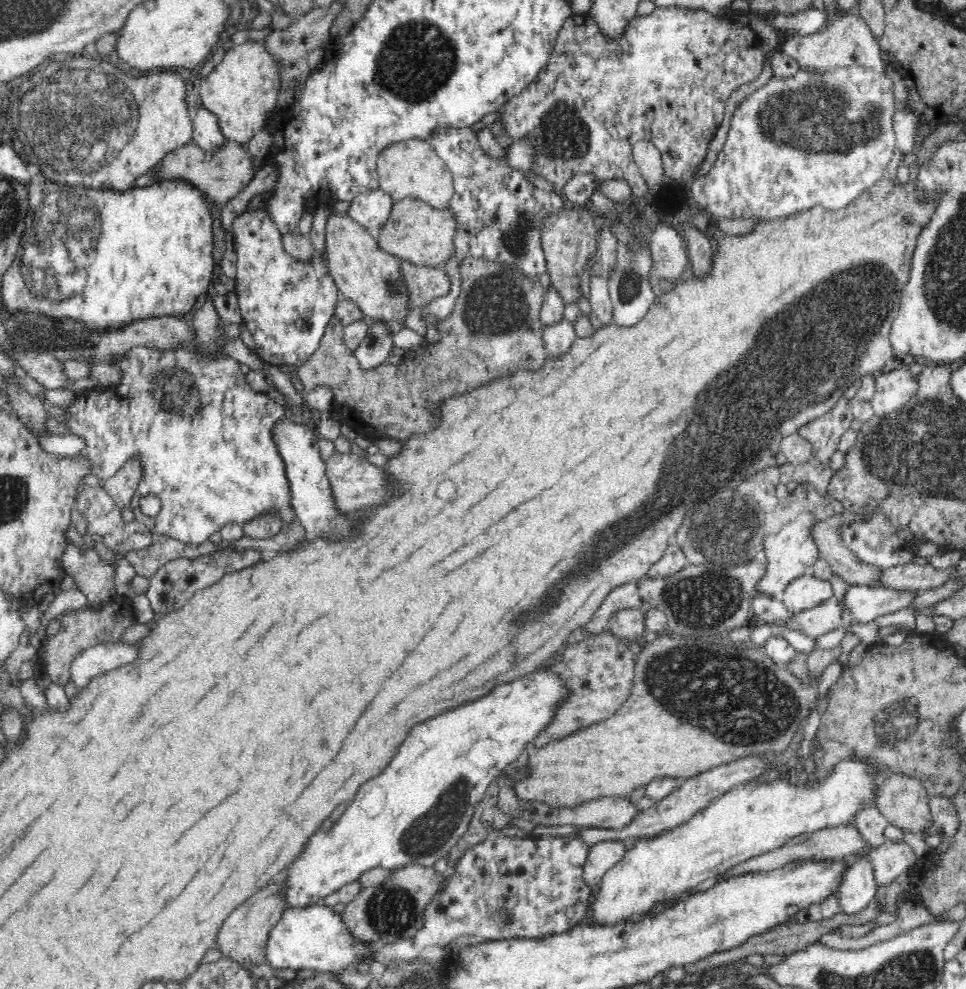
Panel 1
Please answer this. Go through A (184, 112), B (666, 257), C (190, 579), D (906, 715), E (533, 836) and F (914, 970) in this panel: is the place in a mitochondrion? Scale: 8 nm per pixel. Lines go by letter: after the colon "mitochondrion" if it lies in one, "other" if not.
A: other
B: mitochondrion
C: other
D: mitochondrion
E: other
F: mitochondrion

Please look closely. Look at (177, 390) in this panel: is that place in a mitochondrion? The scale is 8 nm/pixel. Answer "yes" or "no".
yes

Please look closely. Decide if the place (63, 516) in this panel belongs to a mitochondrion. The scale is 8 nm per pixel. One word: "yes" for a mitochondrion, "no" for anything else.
no

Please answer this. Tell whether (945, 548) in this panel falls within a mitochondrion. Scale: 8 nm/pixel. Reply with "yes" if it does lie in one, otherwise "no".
no

